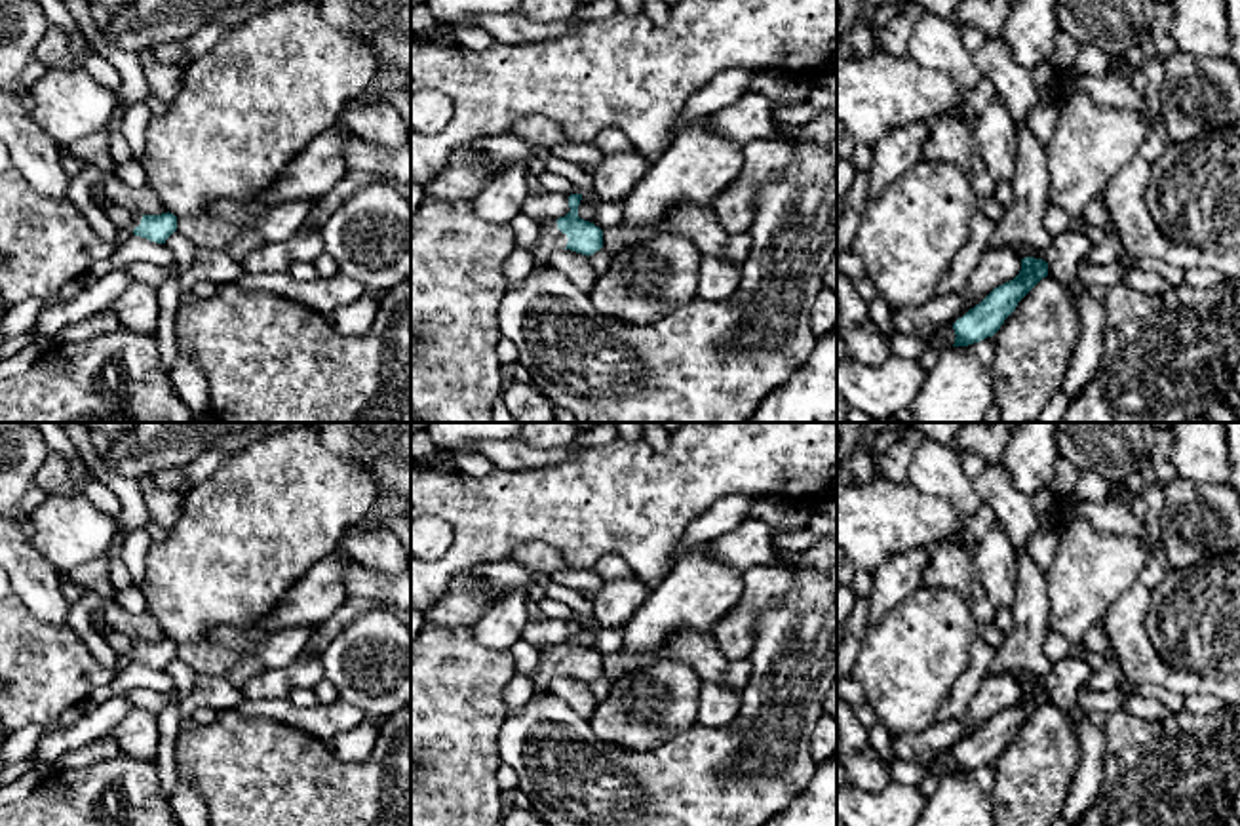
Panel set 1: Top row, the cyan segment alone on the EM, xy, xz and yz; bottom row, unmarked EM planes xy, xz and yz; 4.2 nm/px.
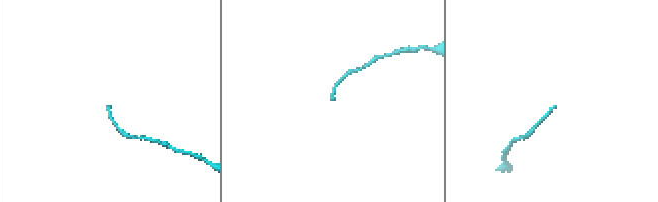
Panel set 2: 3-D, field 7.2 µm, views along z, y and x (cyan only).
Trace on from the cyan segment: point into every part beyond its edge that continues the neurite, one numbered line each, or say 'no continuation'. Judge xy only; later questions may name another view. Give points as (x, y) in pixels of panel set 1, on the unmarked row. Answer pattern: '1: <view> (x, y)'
1: xy (122, 644)

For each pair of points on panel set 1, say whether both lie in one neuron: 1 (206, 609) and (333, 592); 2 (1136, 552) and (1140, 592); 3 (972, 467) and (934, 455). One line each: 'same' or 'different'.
1: different
2: different
3: different

